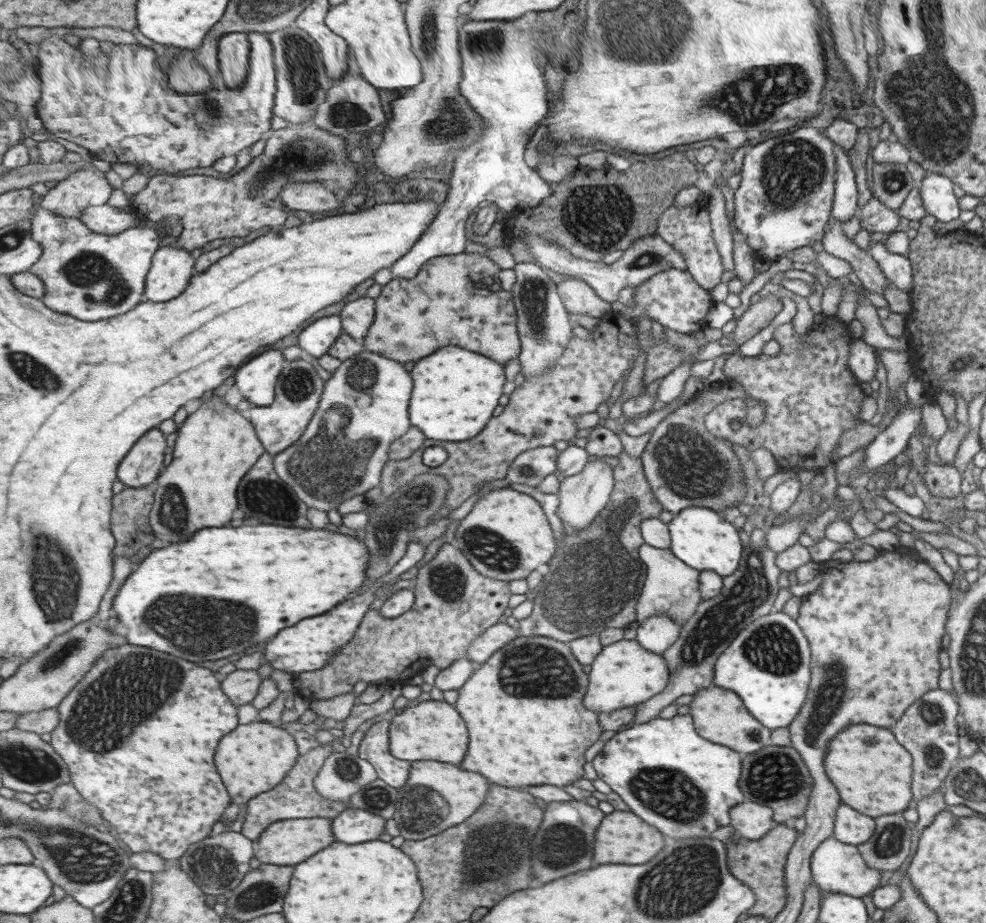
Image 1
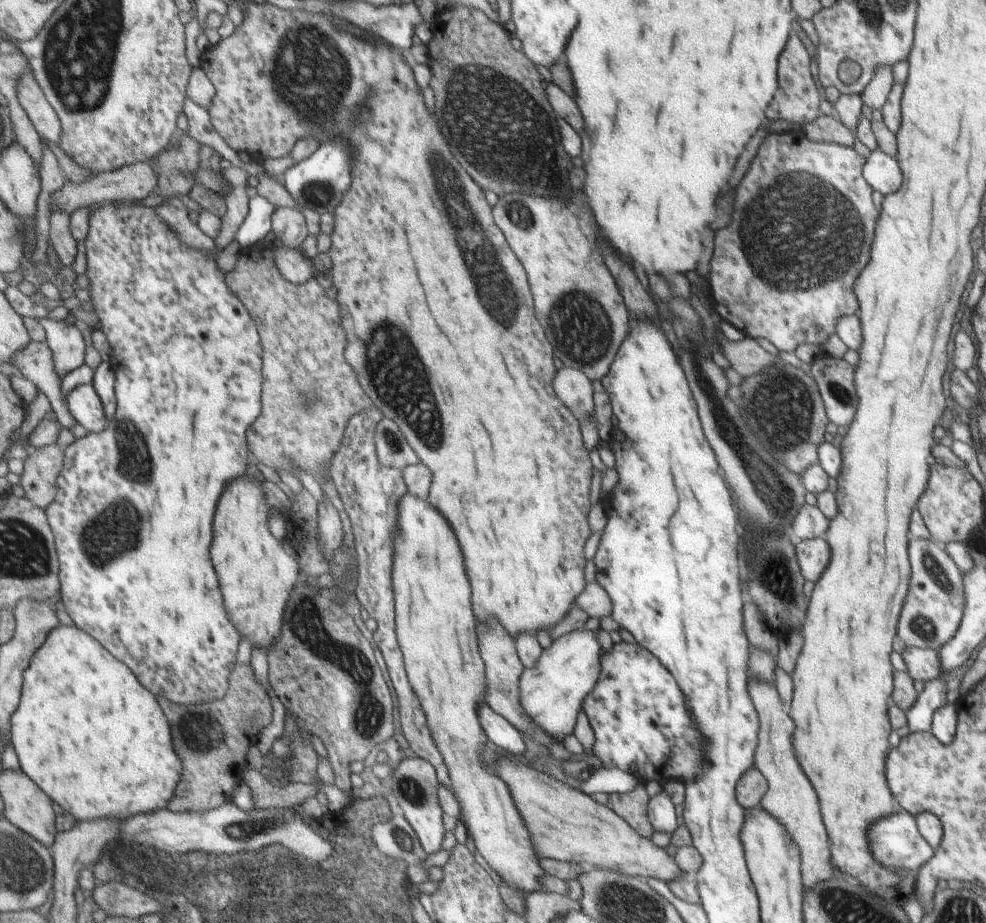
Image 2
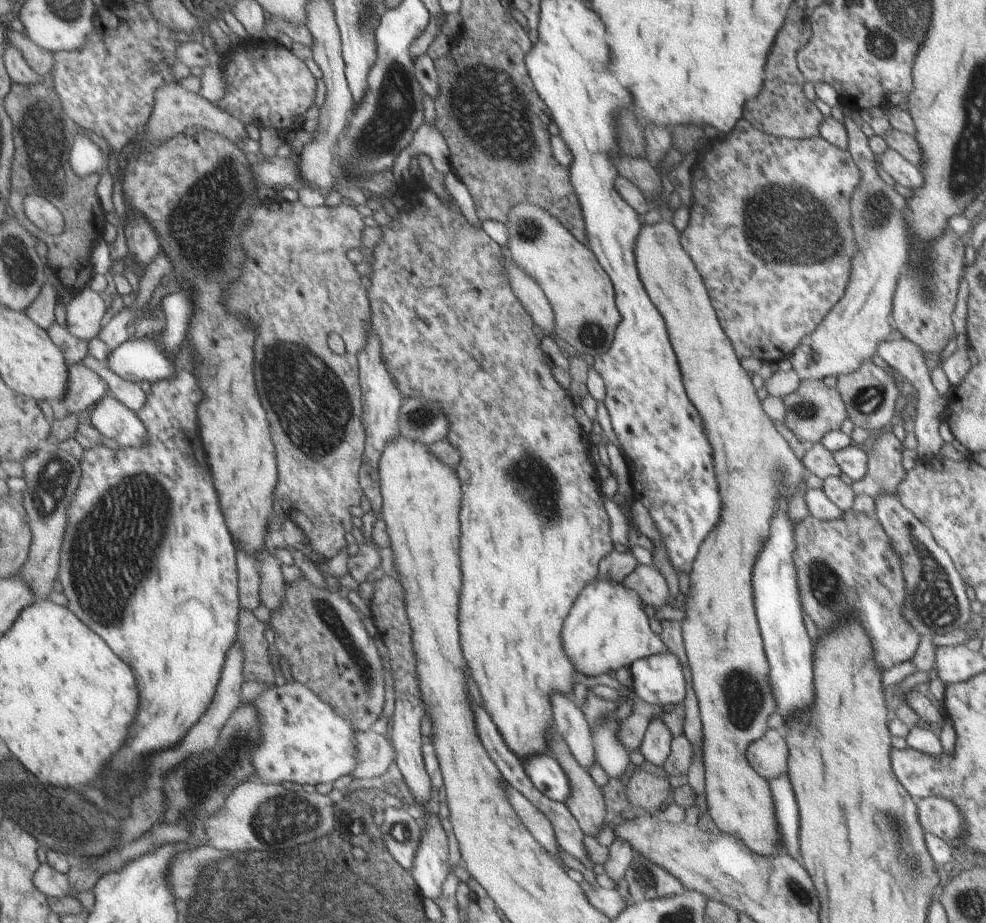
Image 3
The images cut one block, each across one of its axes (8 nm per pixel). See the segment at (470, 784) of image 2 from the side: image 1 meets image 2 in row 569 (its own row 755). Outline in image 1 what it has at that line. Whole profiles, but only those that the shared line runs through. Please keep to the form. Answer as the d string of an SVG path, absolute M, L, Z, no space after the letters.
M432 699L419 702L417 705L404 708L400 714L391 718L388 726L388 750L390 755L398 760L411 762L433 760L441 763L459 764L463 760L467 748L467 732L463 726L463 720L445 701L434 701Z

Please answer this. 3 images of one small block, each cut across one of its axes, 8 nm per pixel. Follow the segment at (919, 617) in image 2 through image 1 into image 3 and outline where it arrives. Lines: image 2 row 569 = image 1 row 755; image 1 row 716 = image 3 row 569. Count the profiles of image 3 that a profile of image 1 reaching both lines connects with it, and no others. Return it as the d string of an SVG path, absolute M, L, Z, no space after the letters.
M878 495L874 498L875 518L890 538L892 548L900 557L901 572L904 575L904 604L901 607L904 619L915 629L919 638L949 634L963 628L969 620L969 600L961 575L957 574L955 562L936 543L929 528L921 524L912 512L902 505L899 498Z

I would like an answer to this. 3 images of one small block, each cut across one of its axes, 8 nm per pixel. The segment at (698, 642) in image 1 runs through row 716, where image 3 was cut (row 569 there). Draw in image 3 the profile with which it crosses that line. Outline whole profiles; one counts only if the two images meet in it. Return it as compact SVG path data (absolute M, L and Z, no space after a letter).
M637 563L636 567L623 577L622 586L633 589L643 604L649 604L654 608L665 604L669 594L662 574L652 565Z

